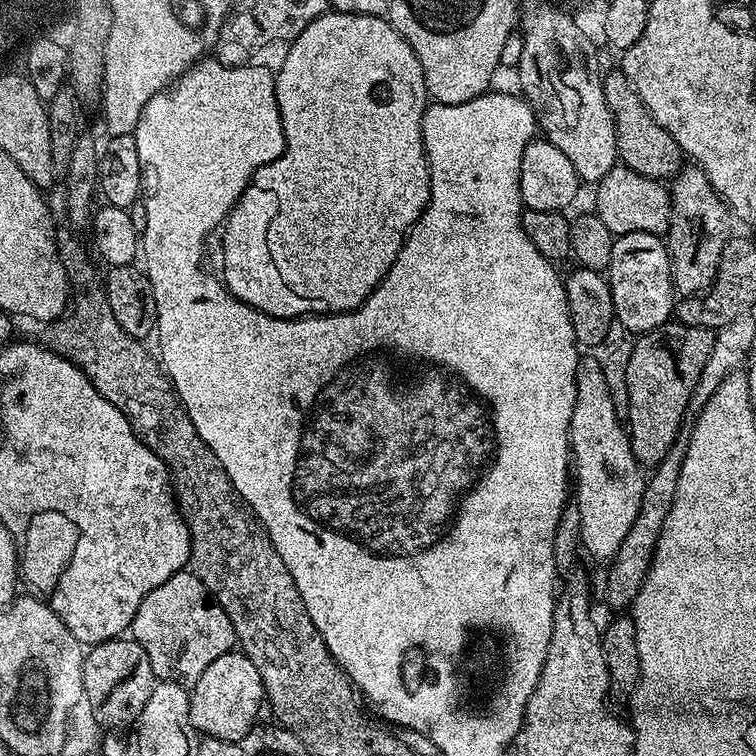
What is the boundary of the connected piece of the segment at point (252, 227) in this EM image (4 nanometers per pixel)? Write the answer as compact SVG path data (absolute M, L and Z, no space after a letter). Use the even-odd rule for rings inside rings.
M249 180L243 194L236 200L230 214L230 222L227 223L228 284L232 284L232 288L236 288L240 296L244 296L244 300L252 300L252 304L260 304L260 308L268 308L268 312L280 312L280 318L292 316L292 312L308 312L314 316L316 300L308 300L300 296L300 292L292 290L282 278L280 270L272 266L268 254L268 240L260 240L260 236L268 236L264 228L268 228L272 220L256 220L256 216L260 216L260 208L248 208L248 204L256 204L256 200L248 200L252 192L260 192L260 188L256 188L255 183ZM248 216L252 216L252 220L248 220Z

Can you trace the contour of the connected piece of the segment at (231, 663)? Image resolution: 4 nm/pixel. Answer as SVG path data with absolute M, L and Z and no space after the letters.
M239 650L214 658L191 685L188 697L190 718L197 733L233 742L243 741L243 736L255 726L260 707L263 709L265 704L264 683L258 674L258 666Z

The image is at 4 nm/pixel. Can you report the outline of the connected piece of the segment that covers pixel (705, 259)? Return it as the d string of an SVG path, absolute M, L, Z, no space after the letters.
M684 166L670 180L672 198L672 221L666 233L668 257L672 260L672 286L677 293L692 296L695 292L707 293L716 280L716 272L720 269L722 250L726 242L734 235L734 217L728 203L719 196L710 182L710 178L698 166Z

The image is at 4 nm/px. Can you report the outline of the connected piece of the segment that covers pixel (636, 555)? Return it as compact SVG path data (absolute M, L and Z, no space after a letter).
M681 434L676 437L674 446L658 462L650 472L645 482L645 490L642 492L641 509L630 530L626 533L626 538L622 540L616 555L613 556L607 565L608 577L604 580L604 596L608 599L608 604L616 610L631 609L634 598L646 578L646 574L652 565L652 559L656 553L656 543L662 534L662 522L666 522L666 514L670 514L670 506L674 506L674 494L678 494L678 478L682 474L682 462L686 458L688 449L688 437Z

